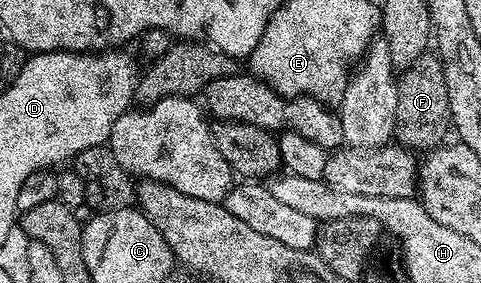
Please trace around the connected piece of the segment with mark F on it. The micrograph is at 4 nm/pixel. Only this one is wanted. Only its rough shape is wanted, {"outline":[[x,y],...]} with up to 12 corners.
{"outline":[[440,58],[400,72],[394,140],[431,151],[452,124]]}

